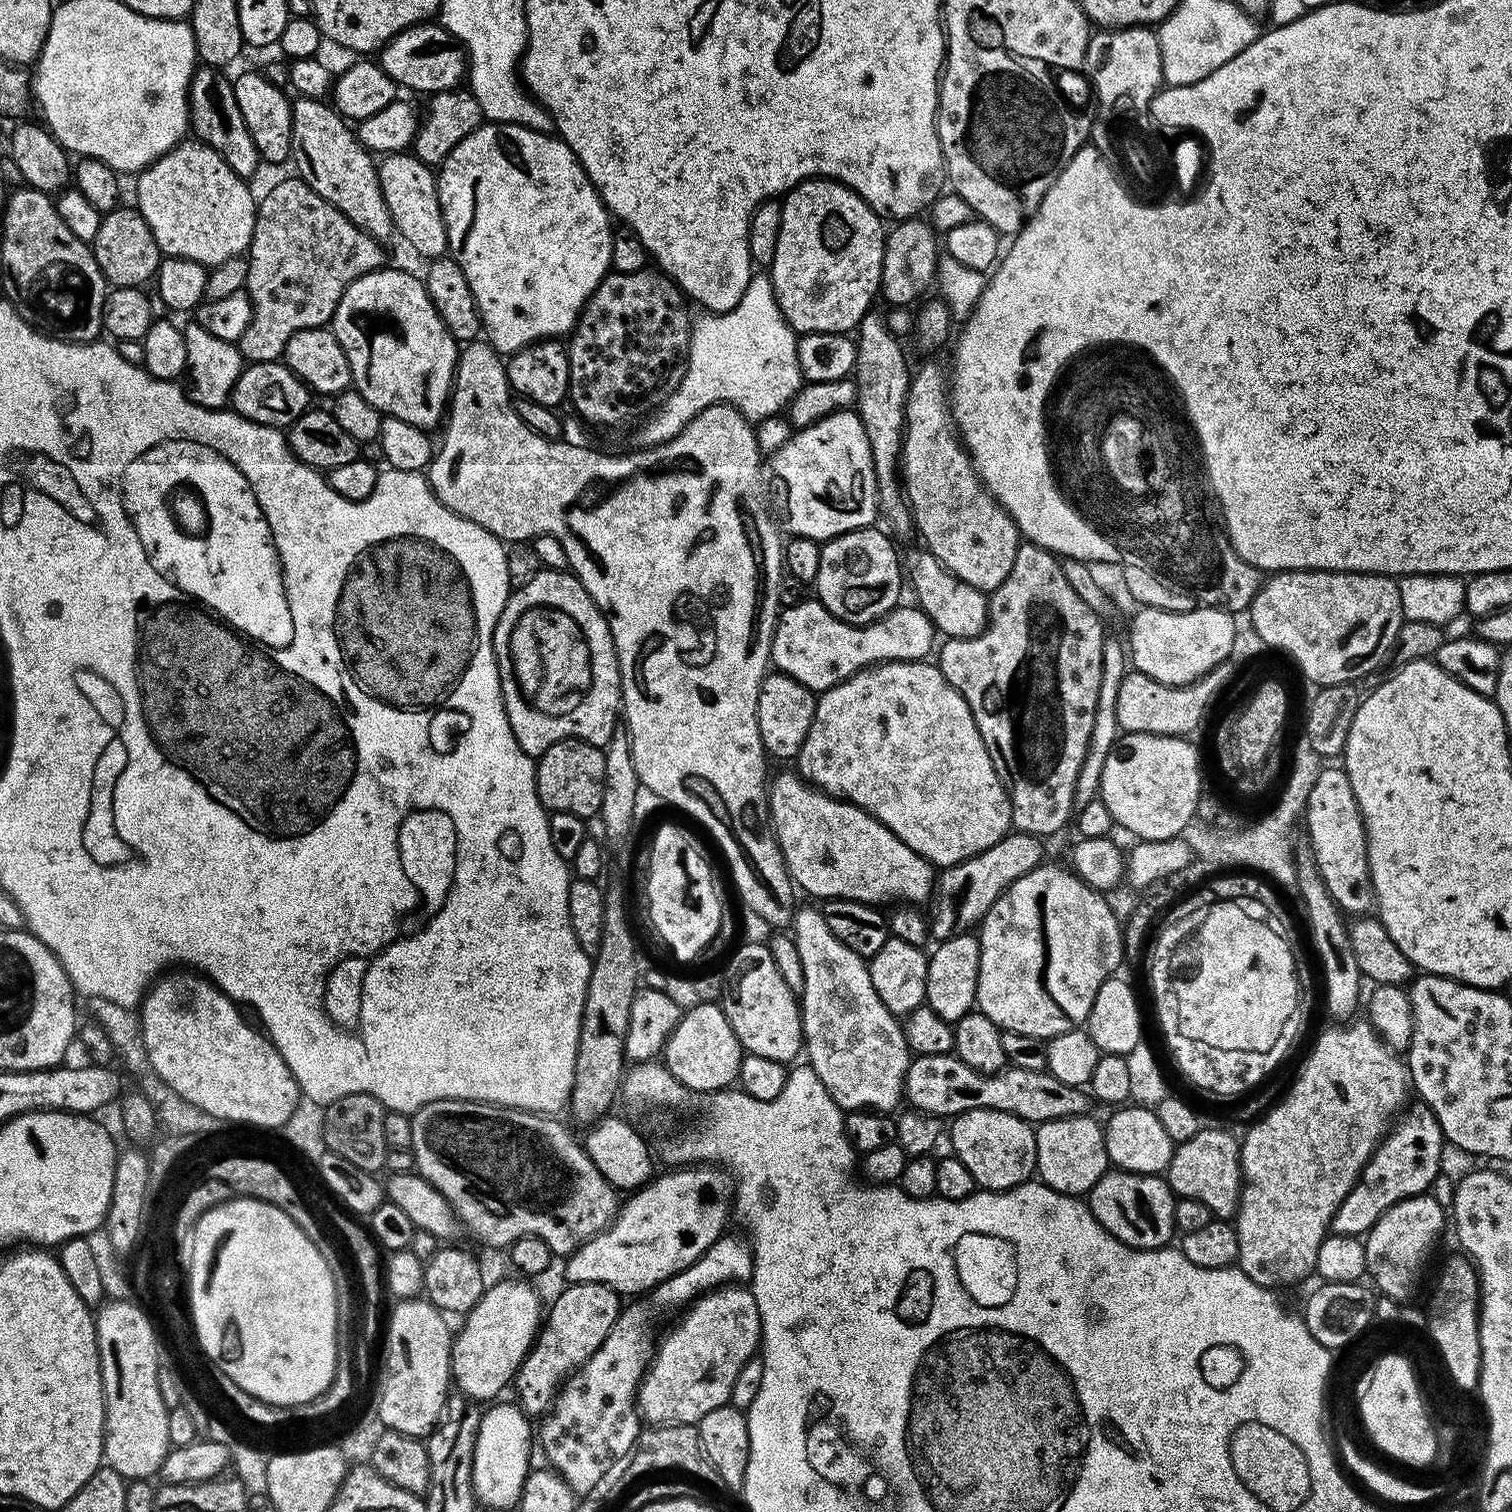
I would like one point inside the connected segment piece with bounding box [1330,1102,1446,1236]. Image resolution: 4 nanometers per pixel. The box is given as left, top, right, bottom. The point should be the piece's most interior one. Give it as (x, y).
(1407, 1162)

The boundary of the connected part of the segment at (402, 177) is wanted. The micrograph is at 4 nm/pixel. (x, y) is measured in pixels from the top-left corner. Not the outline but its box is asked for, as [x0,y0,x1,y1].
[378,151,448,262]

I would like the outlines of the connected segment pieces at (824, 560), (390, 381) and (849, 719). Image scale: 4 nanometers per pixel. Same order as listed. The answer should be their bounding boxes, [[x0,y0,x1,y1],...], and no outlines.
[[815,526,901,624],[330,266,458,430],[798,660,1012,869]]

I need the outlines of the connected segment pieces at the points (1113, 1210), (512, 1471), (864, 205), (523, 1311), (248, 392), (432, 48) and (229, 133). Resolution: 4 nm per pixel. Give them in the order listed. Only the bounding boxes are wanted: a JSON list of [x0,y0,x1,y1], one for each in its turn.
[[1090,1170,1177,1250],[472,1401,534,1509],[768,177,886,335],[452,1279,542,1401],[231,360,313,430],[378,22,468,94],[188,66,262,178]]

